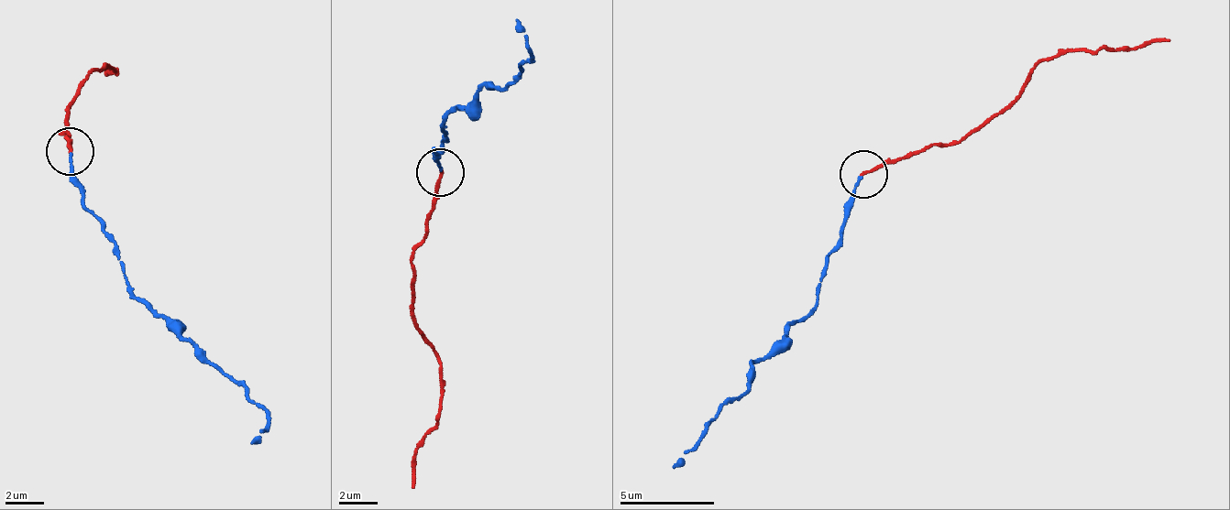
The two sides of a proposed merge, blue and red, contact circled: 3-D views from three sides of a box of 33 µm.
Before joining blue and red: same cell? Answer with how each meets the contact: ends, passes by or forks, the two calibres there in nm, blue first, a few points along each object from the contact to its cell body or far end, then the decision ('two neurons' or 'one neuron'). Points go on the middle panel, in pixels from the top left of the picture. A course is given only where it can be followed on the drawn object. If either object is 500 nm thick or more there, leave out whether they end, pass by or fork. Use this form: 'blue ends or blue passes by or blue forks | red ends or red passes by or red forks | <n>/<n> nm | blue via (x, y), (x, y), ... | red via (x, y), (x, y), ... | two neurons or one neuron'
blue ends | red ends | 130/180 nm | blue via (443, 170), (433, 153), (450, 113), (474, 106), (487, 83), (508, 89), (532, 60), (514, 17) | red via (439, 170), (412, 268), (412, 307), (438, 364), (440, 417), (414, 458), (411, 486) | two neurons

